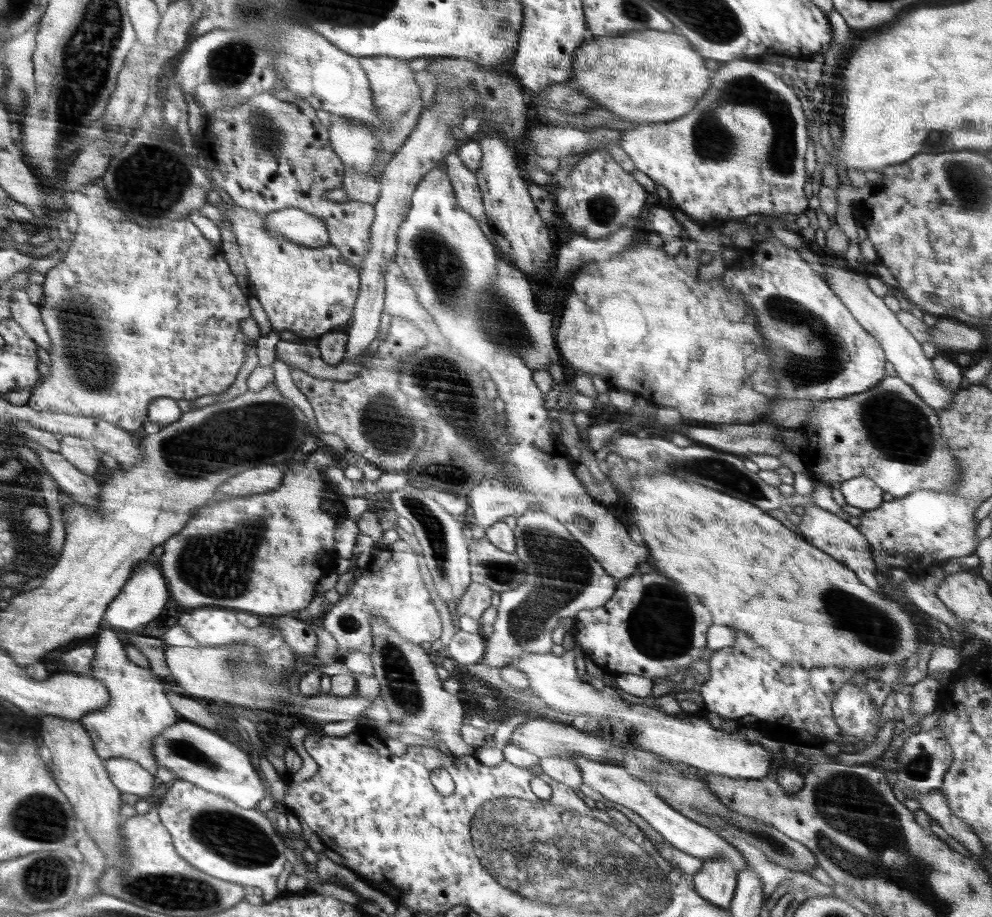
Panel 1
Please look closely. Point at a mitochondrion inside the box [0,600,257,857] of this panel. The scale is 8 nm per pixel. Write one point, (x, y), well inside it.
(42, 817)

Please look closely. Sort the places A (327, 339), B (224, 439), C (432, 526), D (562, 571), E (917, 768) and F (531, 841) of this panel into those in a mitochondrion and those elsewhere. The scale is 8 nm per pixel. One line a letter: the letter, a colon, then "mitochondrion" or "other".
A: other
B: mitochondrion
C: mitochondrion
D: mitochondrion
E: mitochondrion
F: mitochondrion

